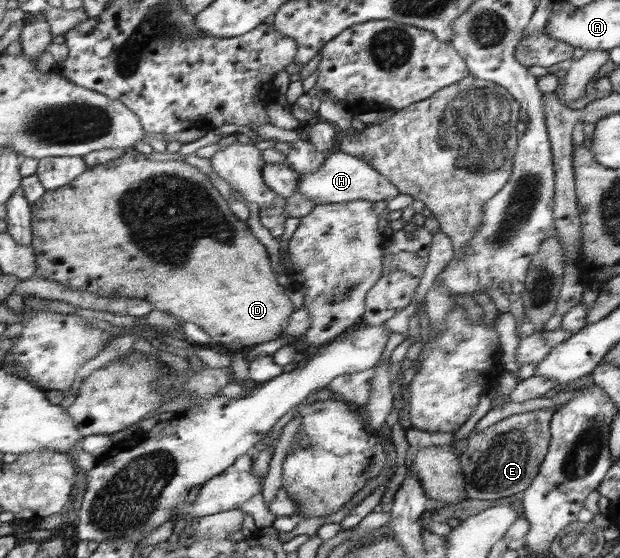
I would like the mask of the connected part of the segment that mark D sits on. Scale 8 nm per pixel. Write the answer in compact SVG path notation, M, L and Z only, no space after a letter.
M127 149L127 152L111 162L88 167L83 174L71 180L69 184L55 190L47 190L41 196L38 204L33 204L31 246L35 250L37 272L36 276L55 280L63 286L83 292L91 292L103 298L115 298L125 296L125 298L140 298L150 302L155 310L165 311L177 317L181 321L193 322L203 328L211 337L212 346L220 349L237 349L243 346L255 346L266 343L283 336L283 331L290 322L291 315L294 314L292 302L285 296L281 284L277 284L277 276L271 268L271 260L267 256L267 250L259 239L253 235L246 222L233 216L233 212L227 206L227 200L215 190L211 180L207 175L195 166L181 161L169 160L169 162L149 162L145 154L135 150Z

